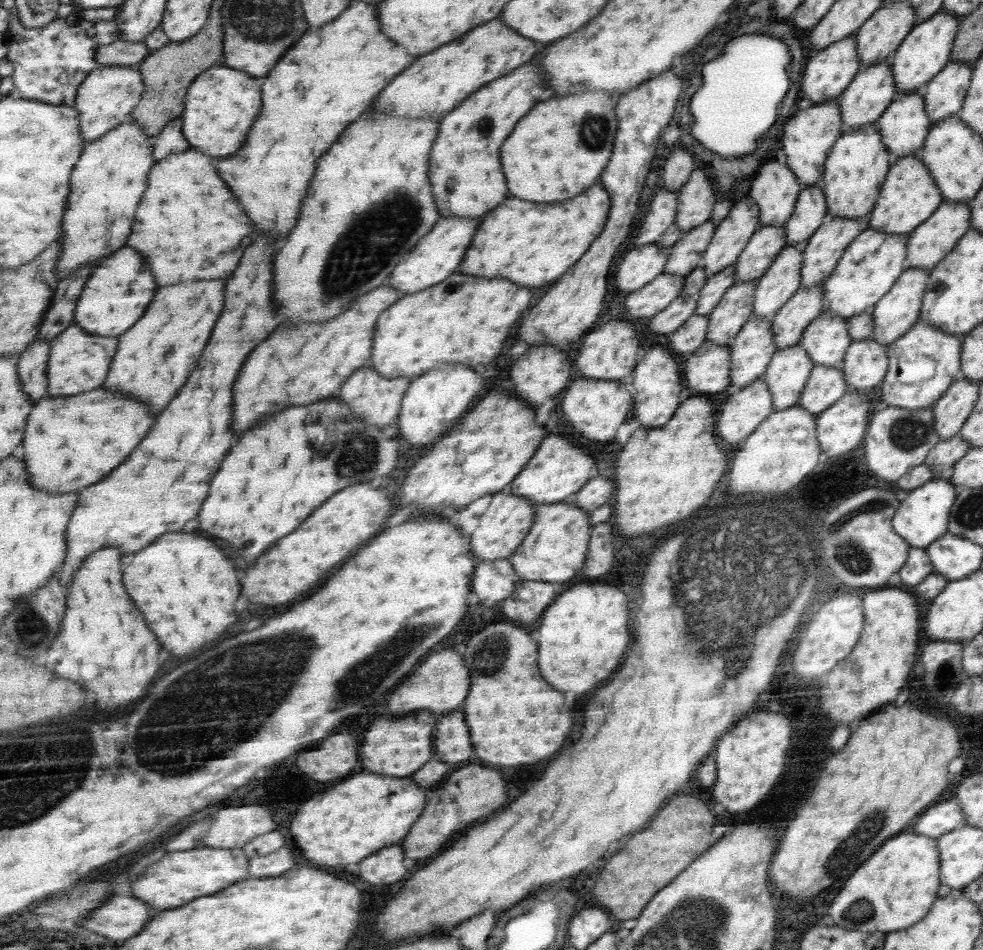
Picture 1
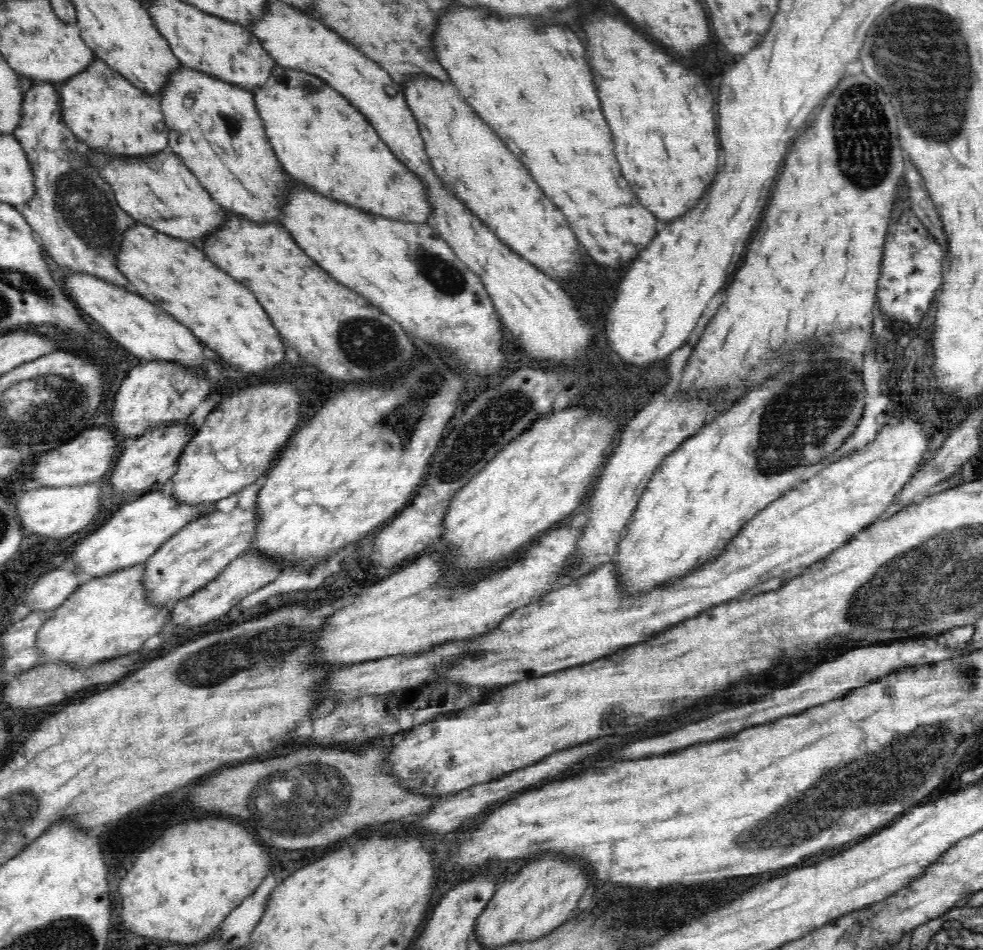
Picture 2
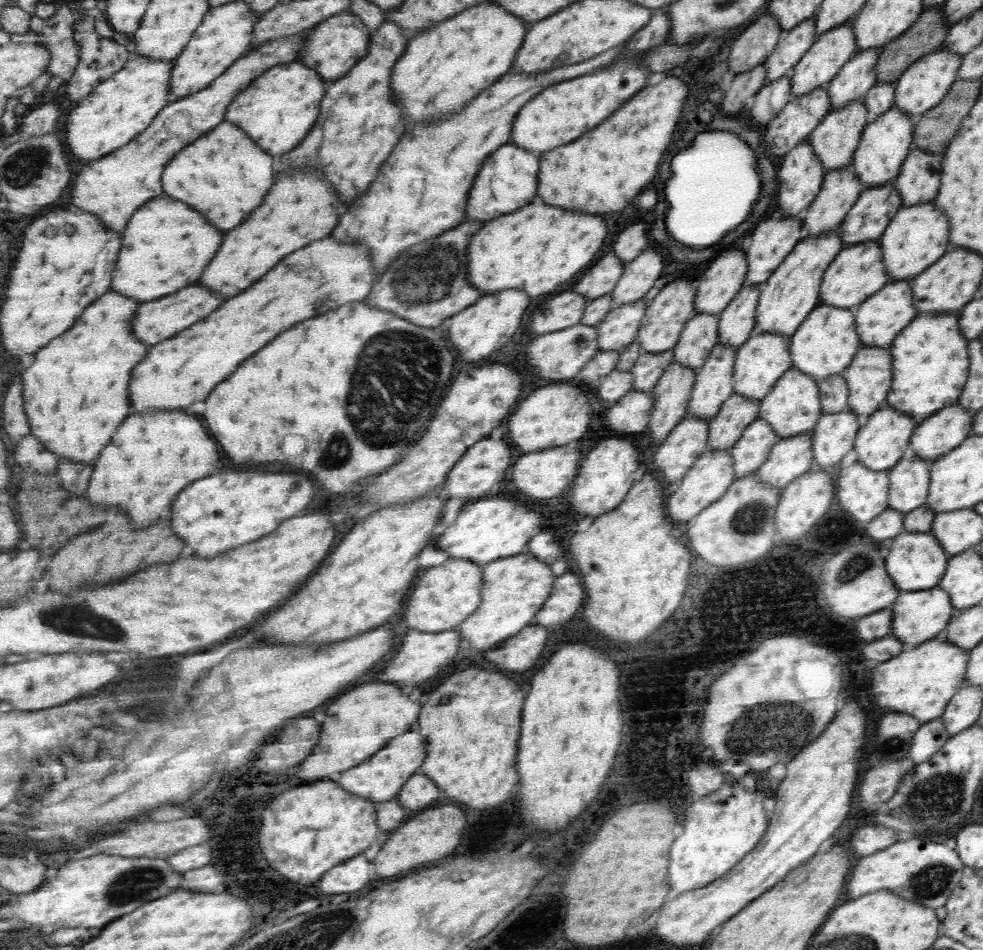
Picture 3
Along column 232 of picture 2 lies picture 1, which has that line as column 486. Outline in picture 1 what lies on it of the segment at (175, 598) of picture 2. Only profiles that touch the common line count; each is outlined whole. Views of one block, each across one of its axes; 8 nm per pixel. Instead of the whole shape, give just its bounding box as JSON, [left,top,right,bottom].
[471,492,538,560]

